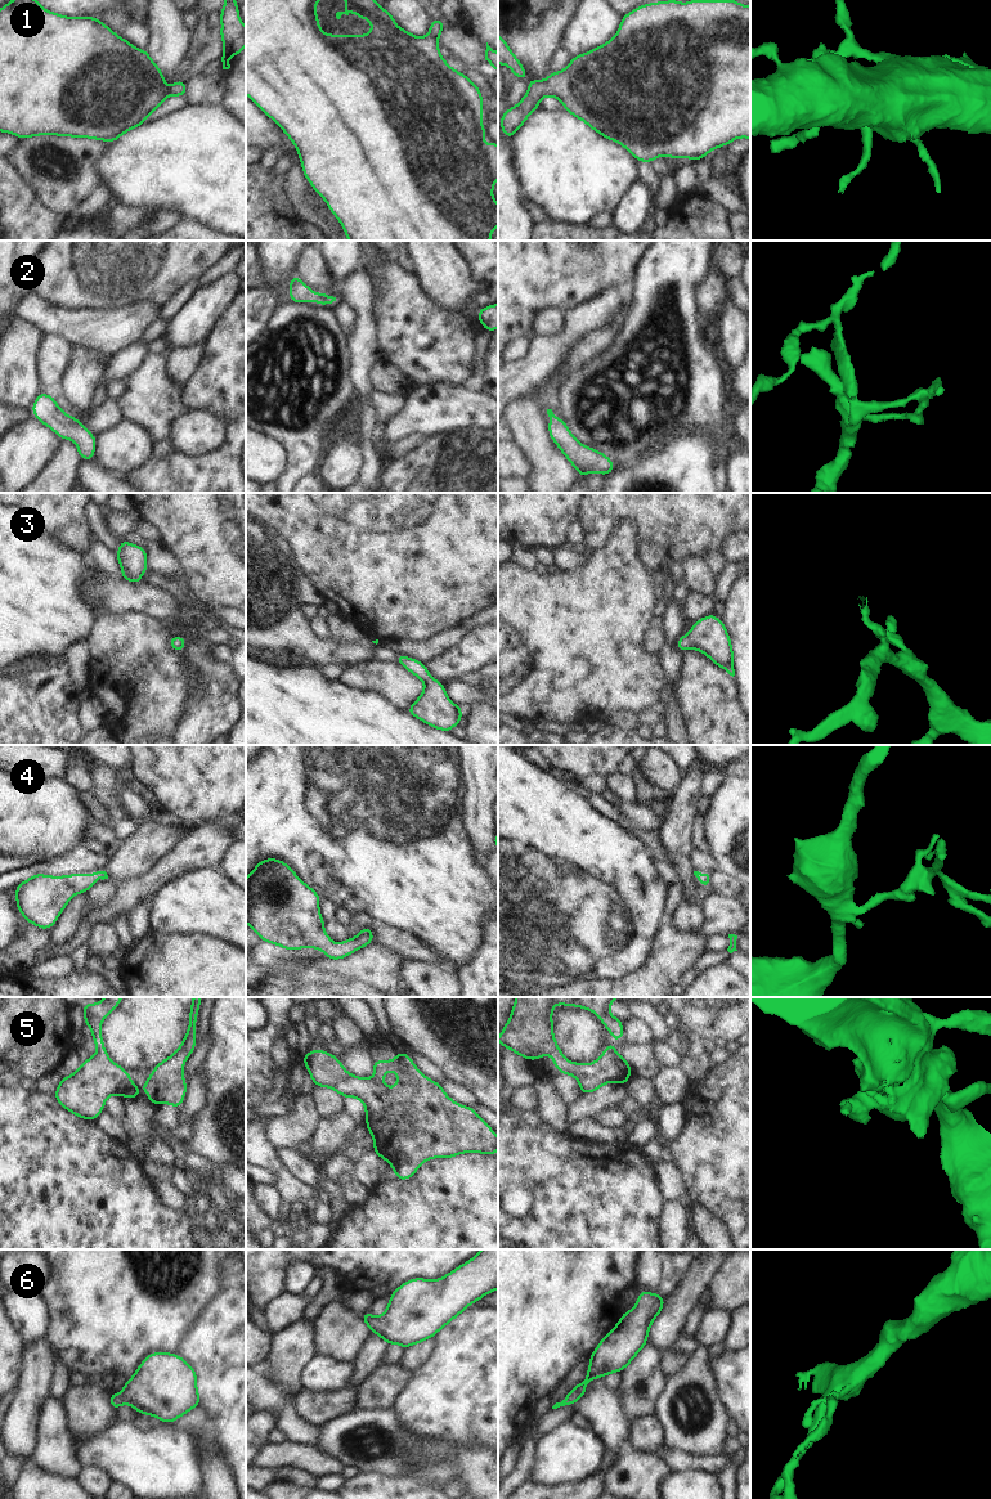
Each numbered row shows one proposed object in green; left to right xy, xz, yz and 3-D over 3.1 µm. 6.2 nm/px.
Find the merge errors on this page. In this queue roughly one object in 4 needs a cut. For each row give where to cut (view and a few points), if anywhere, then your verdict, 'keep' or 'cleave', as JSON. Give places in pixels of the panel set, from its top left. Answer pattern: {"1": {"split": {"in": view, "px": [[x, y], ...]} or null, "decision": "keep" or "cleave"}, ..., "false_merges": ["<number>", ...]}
{"1": {"split": null, "decision": "keep"}, "2": {"split": null, "decision": "keep"}, "3": {"split": null, "decision": "keep"}, "4": {"split": null, "decision": "keep"}, "5": {"split": null, "decision": "keep"}, "6": {"split": null, "decision": "keep"}, "false_merges": []}

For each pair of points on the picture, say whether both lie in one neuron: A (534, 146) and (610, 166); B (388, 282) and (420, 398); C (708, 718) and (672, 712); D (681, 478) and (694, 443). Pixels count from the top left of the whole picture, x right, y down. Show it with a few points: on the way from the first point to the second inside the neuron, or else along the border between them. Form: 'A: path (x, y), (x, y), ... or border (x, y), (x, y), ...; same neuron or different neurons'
A: path (554, 153), (566, 166), (591, 166); same neuron
B: border (447, 382), (433, 382), (408, 390); different neurons
C: border (675, 683), (675, 694), (687, 731); different neurons
D: path (684, 469), (694, 452); same neuron

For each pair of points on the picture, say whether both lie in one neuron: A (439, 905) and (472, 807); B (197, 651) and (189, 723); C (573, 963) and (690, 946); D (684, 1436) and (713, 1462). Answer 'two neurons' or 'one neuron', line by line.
A: two neurons
B: one neuron
C: two neurons
D: two neurons

